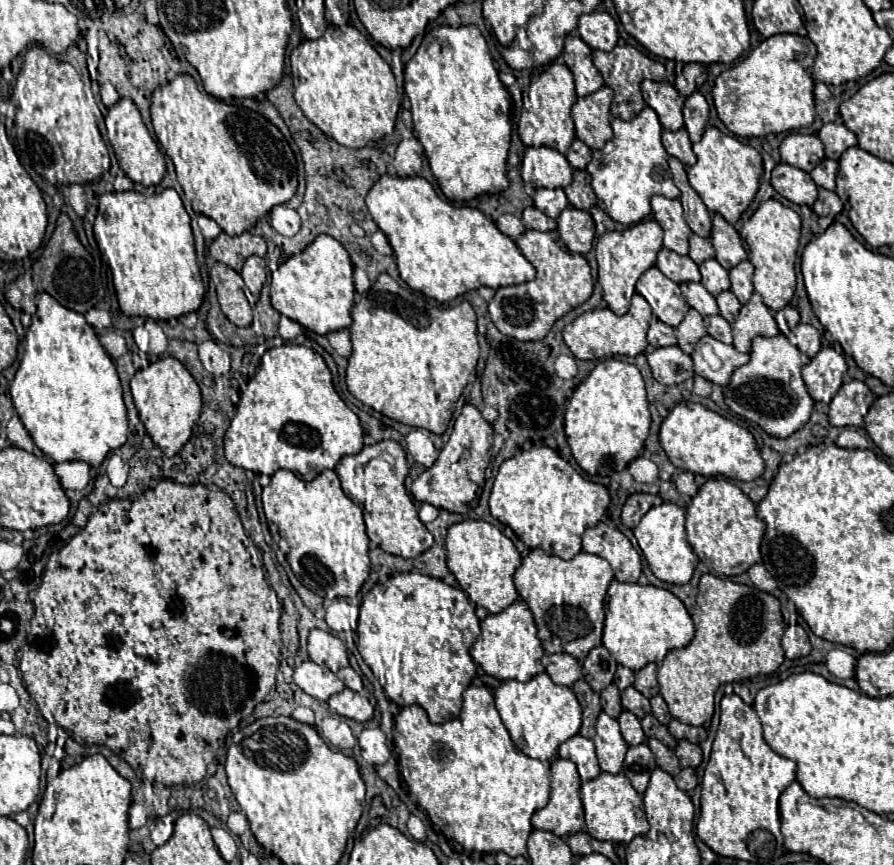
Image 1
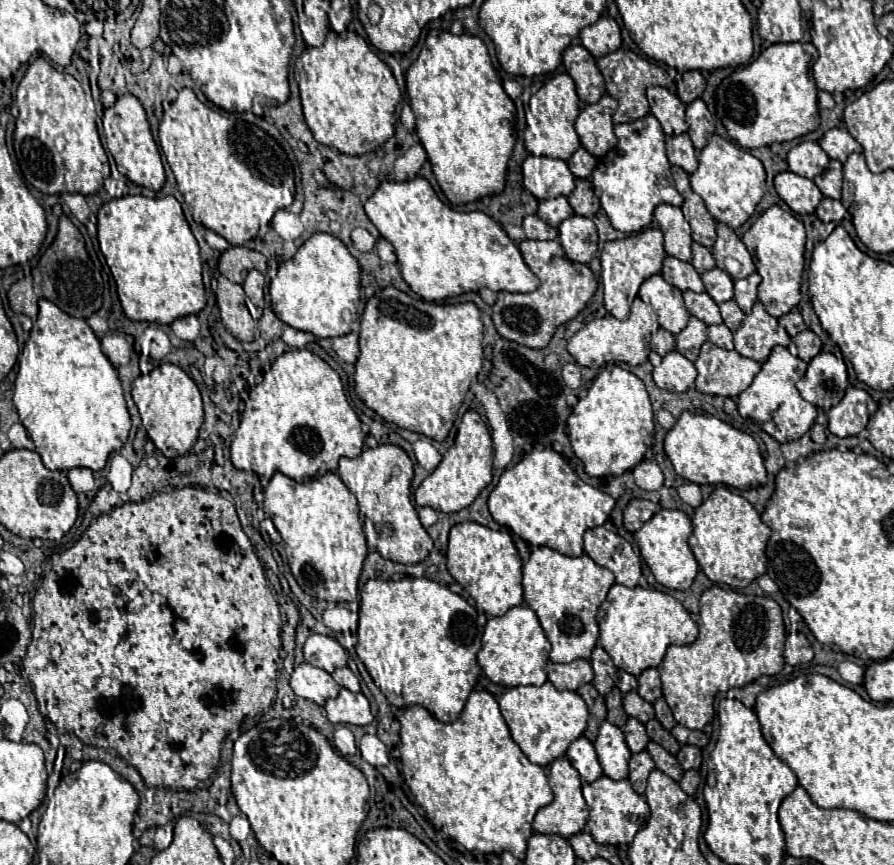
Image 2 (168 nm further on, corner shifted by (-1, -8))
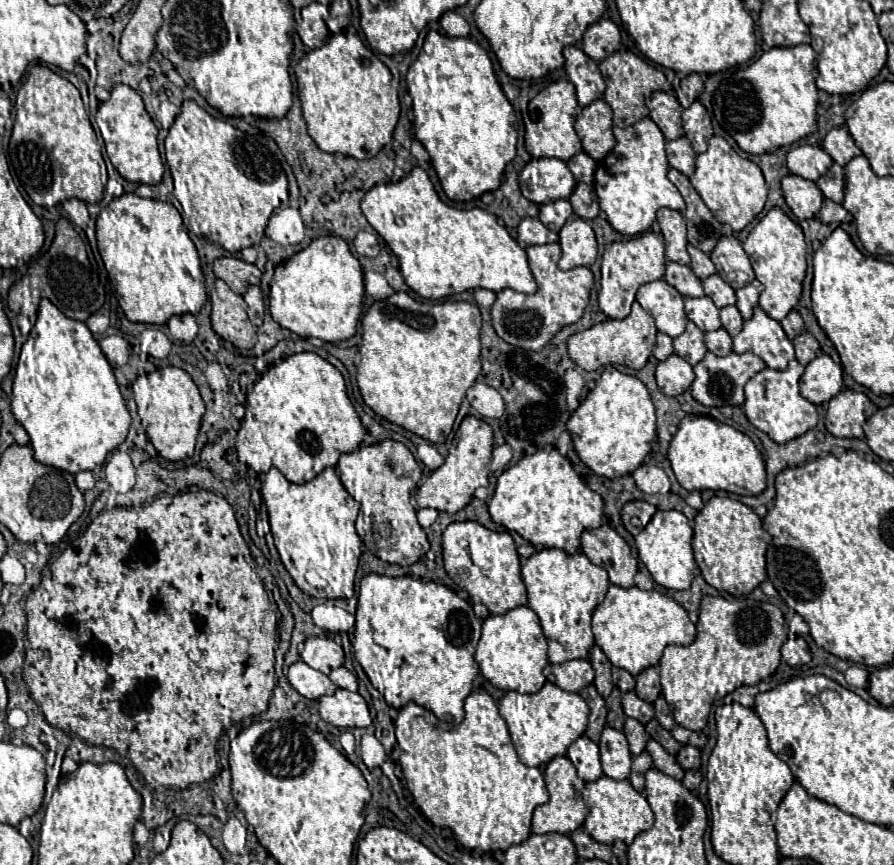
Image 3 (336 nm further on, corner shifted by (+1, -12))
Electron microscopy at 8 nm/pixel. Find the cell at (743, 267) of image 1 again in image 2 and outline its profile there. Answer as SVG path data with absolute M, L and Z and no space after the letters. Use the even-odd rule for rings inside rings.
M754 272L750 274L748 278L742 278L742 280L734 280L734 300L738 302L740 310L744 314L750 314L752 312L752 306L756 302L756 288L760 284L760 276Z

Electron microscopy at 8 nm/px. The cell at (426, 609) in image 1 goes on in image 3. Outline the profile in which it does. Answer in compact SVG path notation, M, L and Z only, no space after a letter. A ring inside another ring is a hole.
M366 574L360 582L360 592L358 592L358 610L355 612L355 631L354 631L354 654L356 654L356 660L360 662L360 666L364 668L366 676L370 678L372 686L386 698L386 702L394 708L402 708L404 704L408 704L410 700L424 706L426 710L434 712L438 720L442 722L448 722L452 726L460 724L460 720L464 720L464 700L466 696L472 692L472 682L474 678L478 676L478 664L474 660L474 650L476 650L476 644L480 640L480 626L482 626L482 620L474 614L472 606L462 600L456 592L452 592L450 588L446 588L444 584L436 584L436 582L422 582L421 580L413 576L400 576L400 578L390 578L390 576L380 576L380 574Z

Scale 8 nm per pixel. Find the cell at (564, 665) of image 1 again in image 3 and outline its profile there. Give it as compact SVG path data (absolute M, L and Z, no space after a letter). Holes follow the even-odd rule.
M570 660L564 664L546 664L544 676L548 682L560 686L566 692L580 692L594 680L594 668L590 660Z

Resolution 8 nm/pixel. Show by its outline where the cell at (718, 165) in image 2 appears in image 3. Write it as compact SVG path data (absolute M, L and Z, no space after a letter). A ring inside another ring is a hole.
M712 136L708 142L708 150L698 154L696 172L690 176L692 186L710 208L710 212L732 230L742 230L750 224L764 208L768 188L764 184L762 170L748 158L742 158L724 138Z

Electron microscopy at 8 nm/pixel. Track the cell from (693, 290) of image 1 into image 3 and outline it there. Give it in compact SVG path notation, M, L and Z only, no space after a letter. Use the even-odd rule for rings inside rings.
M702 296L702 298L686 298L684 304L686 304L686 316L702 332L718 330L722 326L722 322L718 318L718 308L714 306L714 302L708 296Z

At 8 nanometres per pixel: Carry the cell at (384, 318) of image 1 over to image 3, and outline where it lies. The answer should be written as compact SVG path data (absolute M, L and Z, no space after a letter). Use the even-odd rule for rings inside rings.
M406 292L374 302L362 318L364 336L360 342L362 360L358 364L358 388L364 402L382 418L422 436L432 444L442 444L450 434L466 390L476 382L480 362L480 310L472 302L432 302L416 300Z

